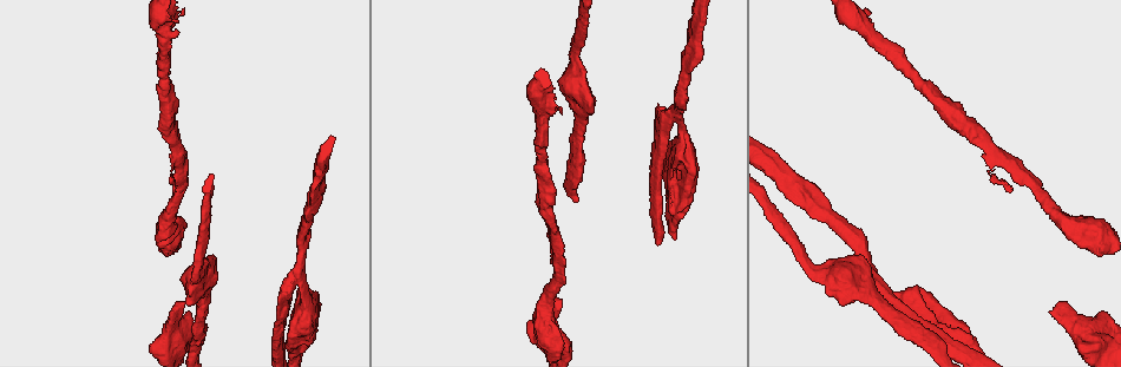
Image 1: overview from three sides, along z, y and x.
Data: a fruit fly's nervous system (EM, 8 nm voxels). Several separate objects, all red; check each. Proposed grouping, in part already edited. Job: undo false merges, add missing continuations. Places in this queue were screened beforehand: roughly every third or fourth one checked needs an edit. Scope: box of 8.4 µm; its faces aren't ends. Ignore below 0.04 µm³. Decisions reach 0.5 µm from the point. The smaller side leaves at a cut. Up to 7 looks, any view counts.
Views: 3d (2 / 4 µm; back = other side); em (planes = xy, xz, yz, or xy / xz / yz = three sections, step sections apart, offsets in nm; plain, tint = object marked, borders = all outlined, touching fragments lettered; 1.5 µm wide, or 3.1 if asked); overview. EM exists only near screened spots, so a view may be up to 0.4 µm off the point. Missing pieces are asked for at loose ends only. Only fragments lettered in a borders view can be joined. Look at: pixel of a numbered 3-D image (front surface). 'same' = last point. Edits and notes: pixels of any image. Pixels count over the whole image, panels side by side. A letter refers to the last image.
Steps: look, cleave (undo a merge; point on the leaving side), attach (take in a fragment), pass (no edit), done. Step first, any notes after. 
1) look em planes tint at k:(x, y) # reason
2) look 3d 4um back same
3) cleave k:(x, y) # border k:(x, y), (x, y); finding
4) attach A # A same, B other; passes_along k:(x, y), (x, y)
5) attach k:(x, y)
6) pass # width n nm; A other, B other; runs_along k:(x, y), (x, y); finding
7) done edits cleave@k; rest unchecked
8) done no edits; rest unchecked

look 3d 4um at 1:(314, 291) # thick end

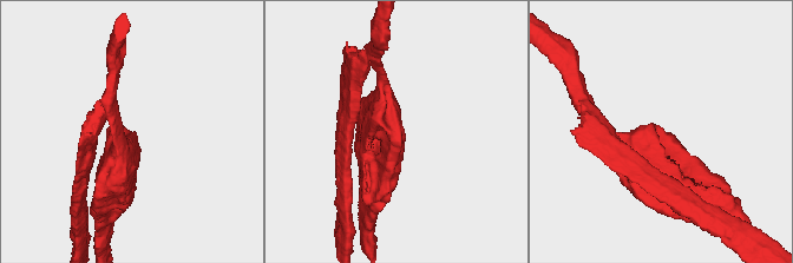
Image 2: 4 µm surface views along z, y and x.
look em planes borders at 2:(669, 133) # need the tissue

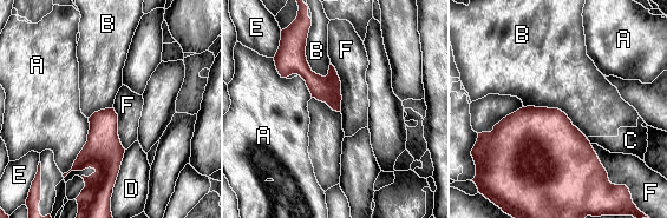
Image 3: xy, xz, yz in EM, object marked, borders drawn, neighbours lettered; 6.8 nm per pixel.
pass # A other, B other, C other, D other, E other, F other; no lettered fragment goes on from it

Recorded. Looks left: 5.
look em planes plain at 1:(593, 97) # thick end

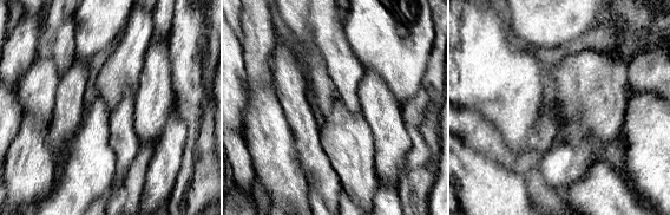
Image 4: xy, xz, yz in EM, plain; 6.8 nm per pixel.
look em planes borders same # what lies round it

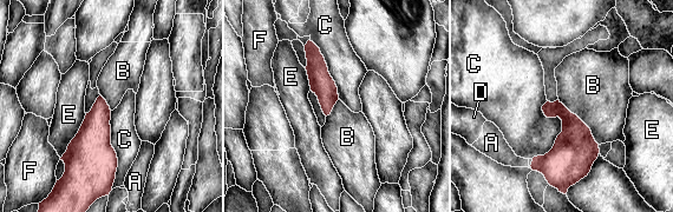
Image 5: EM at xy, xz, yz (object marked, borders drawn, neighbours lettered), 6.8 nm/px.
pass # A other, B other, C other, D other, E other, F other; border 5:(547, 100), (561, 132), (531, 158); no lettered fragment goes on from it

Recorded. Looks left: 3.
look 3d 4um at 1:(171, 308) # free end

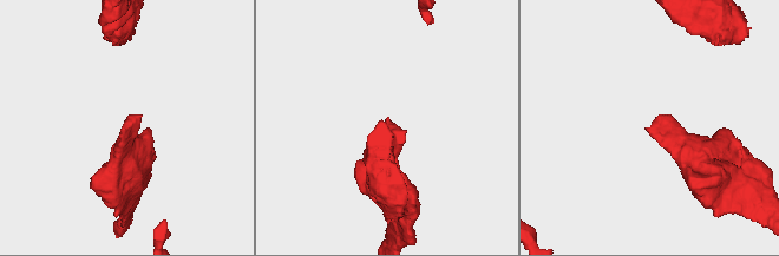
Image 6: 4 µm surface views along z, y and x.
look em planes plain at 6:(647, 129)

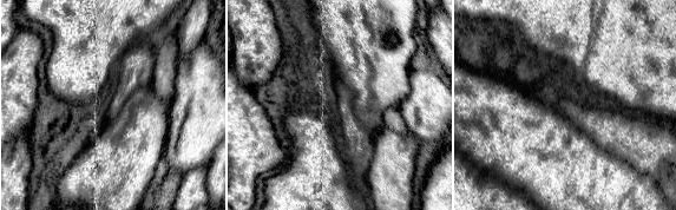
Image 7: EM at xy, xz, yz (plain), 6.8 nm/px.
look em planes borders same # what lies round it

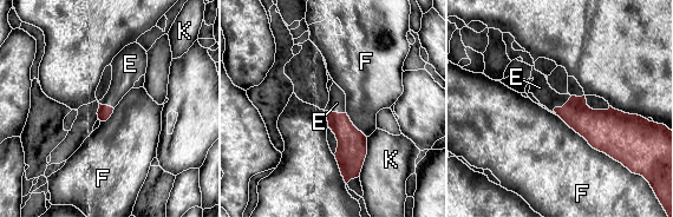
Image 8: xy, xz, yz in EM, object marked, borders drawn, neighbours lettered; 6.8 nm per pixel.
attach E # E same, F other, K other; passes_along 8:(593, 125), (562, 106), (540, 87); the cell continues

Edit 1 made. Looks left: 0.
done edits attach@8; rest unchecked

